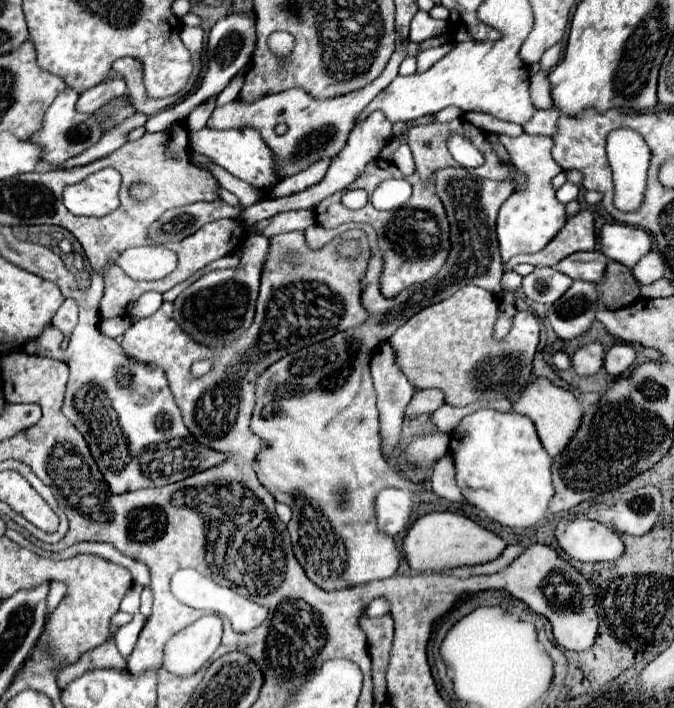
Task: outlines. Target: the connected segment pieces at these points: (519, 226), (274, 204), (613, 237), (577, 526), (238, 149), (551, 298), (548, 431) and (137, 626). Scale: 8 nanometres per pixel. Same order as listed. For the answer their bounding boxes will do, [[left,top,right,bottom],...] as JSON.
[[497,133,565,263],[241,113,393,227],[599,223,651,267],[555,519,623,561],[189,127,283,191],[523,267,573,303],[513,379,583,457],[115,615,145,659]]

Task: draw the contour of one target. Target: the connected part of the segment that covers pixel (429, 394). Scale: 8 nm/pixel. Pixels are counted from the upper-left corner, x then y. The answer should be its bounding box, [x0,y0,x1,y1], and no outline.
[405,389,445,417]

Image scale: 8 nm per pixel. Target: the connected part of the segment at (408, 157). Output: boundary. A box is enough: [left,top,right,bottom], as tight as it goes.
[393,143,415,175]

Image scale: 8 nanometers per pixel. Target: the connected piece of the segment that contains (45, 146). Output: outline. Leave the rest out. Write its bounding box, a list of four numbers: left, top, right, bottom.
[29,87,103,167]

